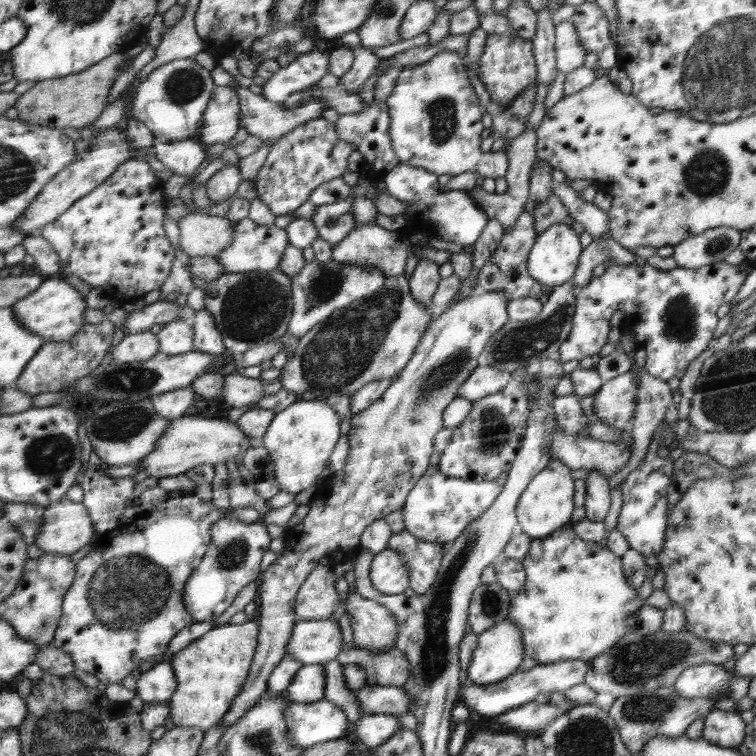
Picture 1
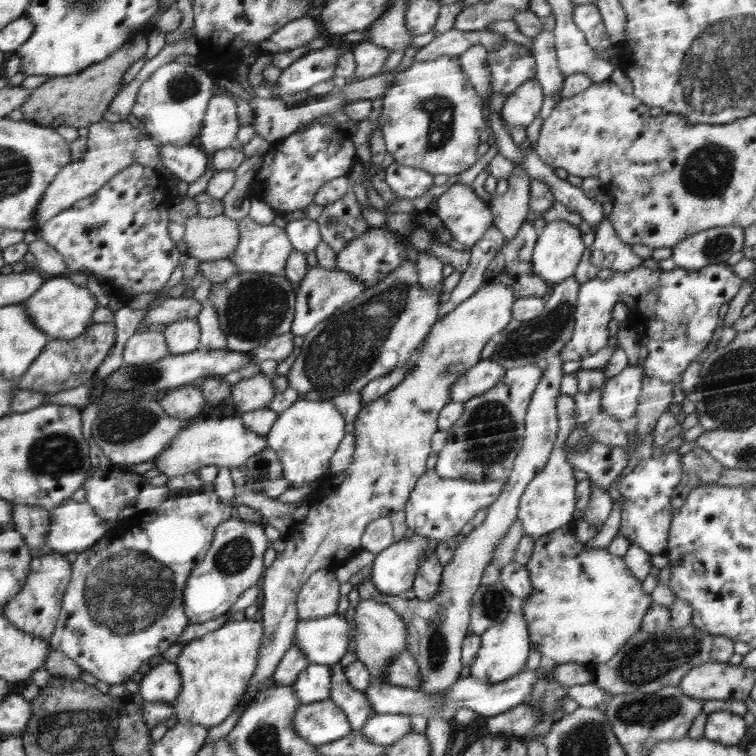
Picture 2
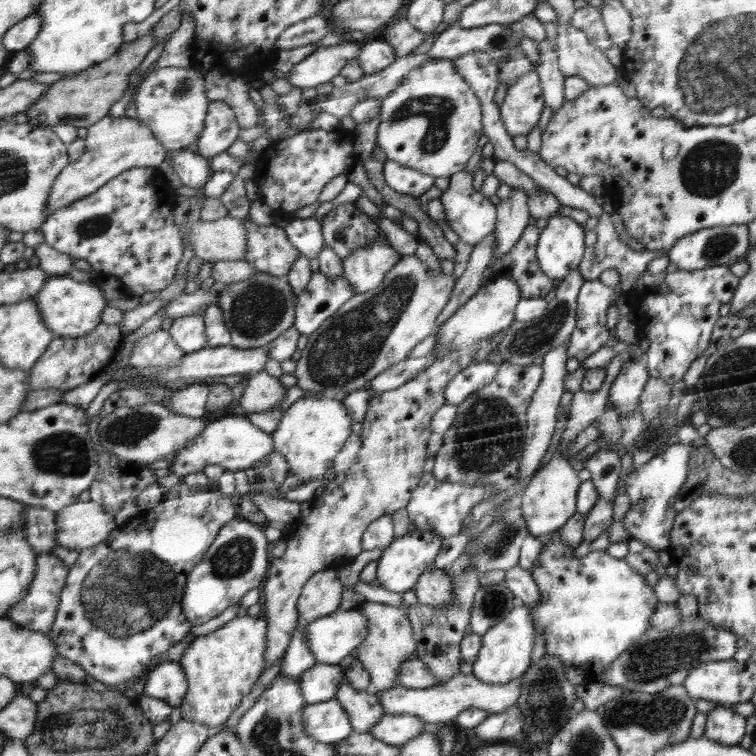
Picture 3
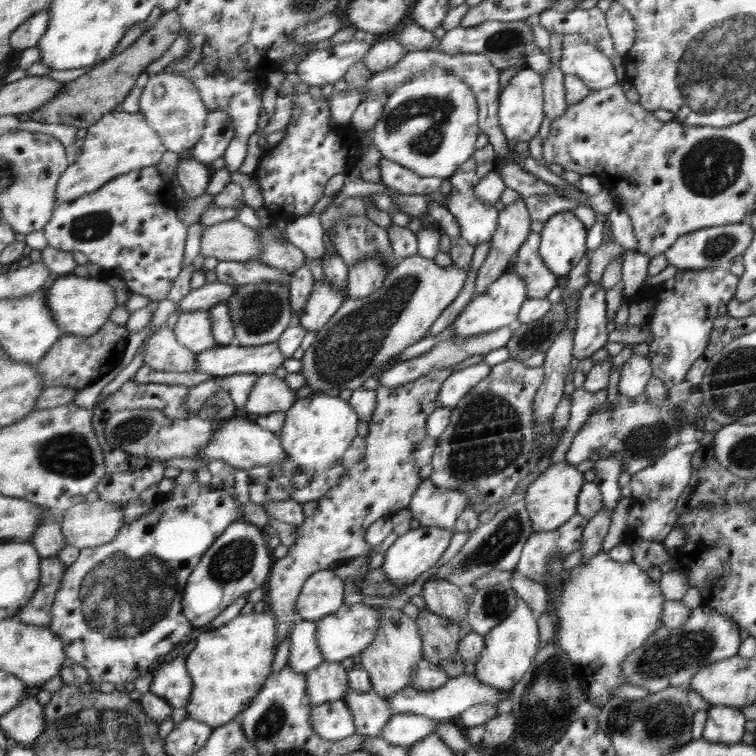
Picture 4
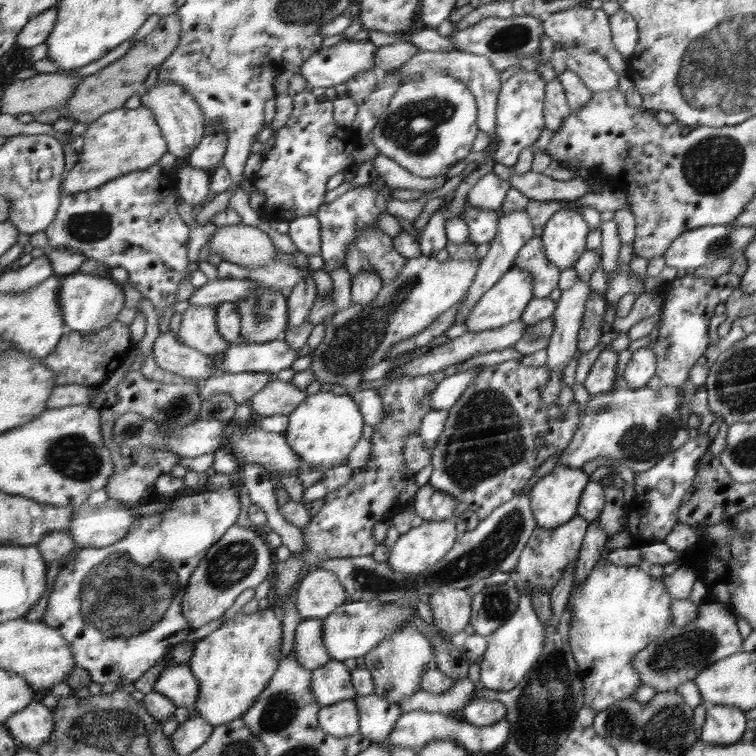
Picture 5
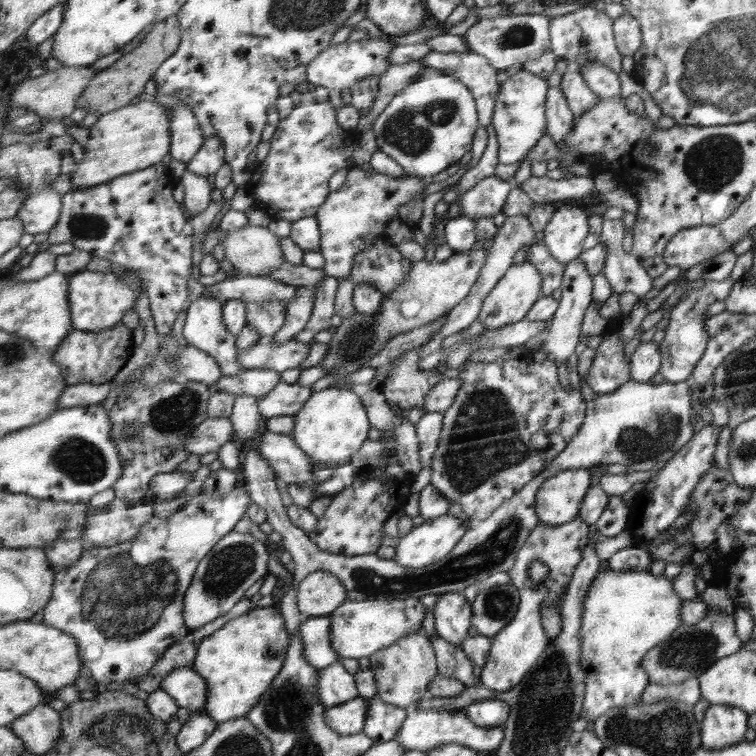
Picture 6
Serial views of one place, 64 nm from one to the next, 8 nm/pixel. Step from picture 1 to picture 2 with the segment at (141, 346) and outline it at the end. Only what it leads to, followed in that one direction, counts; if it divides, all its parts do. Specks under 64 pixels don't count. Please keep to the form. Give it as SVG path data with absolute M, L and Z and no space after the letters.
M154 330L148 332L136 332L124 344L122 354L123 365L144 365L160 362L169 358L171 352L168 350L163 332Z

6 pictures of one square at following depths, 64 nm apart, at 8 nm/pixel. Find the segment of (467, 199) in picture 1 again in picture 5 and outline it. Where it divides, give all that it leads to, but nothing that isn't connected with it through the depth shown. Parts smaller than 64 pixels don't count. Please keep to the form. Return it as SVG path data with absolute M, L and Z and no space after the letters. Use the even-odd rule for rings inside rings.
M378 153L374 157L374 168L378 176L384 178L384 182L392 188L412 189L412 190L430 190L432 186L440 184L440 175L438 178L422 178L406 169L397 161L392 160L389 156ZM470 205L460 217L468 223L468 239L475 245L489 243L497 235L500 220L494 210Z

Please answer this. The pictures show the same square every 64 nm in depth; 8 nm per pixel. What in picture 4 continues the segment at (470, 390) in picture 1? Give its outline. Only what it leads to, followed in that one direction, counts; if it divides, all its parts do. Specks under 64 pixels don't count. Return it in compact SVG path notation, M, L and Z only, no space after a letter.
M481 361L479 364L452 373L441 387L441 394L438 394L438 407L455 407L460 399L478 384L478 381L482 381L493 370L494 368Z

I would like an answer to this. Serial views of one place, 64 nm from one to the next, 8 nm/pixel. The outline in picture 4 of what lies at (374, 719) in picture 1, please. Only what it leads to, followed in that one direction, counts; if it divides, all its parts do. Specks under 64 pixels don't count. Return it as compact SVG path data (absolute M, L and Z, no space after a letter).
M416 713L396 714L380 732L380 738L394 746L413 747L430 735L437 734L438 720Z

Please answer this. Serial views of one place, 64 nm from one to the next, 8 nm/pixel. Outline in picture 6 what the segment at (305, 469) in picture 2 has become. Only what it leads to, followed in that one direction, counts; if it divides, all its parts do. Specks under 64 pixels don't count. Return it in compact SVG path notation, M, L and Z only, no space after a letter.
M348 385L329 386L314 391L304 402L298 414L294 414L294 429L290 436L297 445L305 449L319 468L338 467L348 462L348 458L368 440L370 430L368 410L360 398L348 390Z

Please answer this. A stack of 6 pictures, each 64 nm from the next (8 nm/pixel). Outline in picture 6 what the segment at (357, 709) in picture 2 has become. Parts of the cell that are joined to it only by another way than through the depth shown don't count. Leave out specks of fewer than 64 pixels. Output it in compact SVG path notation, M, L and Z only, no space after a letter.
M377 694L368 698L368 701L370 701L370 708L366 712L366 722L362 732L378 743L394 739L402 728L408 711L382 702Z

